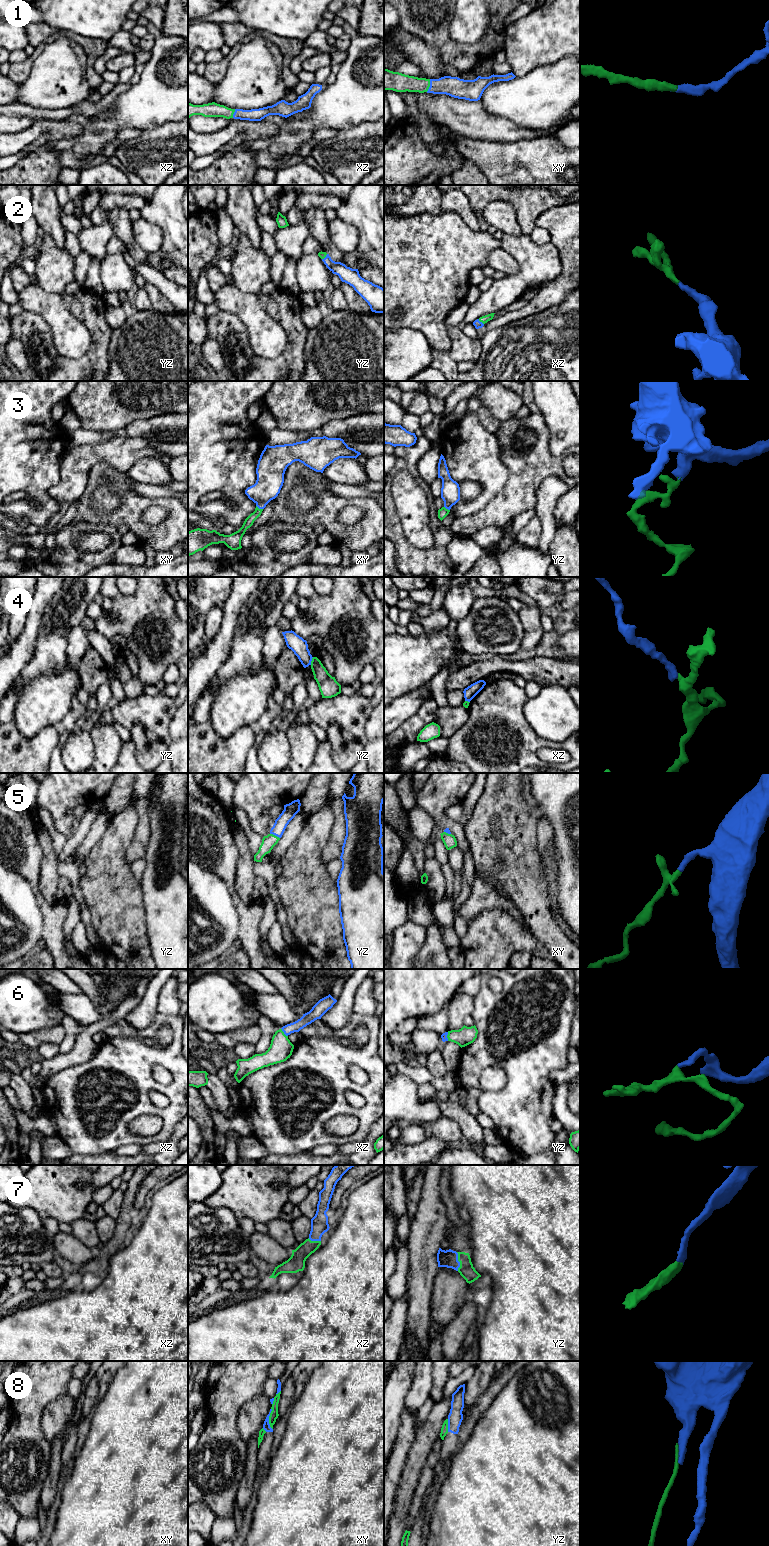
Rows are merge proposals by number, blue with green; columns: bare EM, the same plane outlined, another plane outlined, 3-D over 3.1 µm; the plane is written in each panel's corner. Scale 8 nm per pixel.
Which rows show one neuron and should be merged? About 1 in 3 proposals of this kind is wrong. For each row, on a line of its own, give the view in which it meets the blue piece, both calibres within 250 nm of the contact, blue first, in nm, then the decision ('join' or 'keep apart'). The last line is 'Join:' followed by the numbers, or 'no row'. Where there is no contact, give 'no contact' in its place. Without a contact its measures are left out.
1: contact in xy; calibres 160 and 150 nm; join
2: contact in xz; calibres 60 and 60 nm; join
3: contact in xy; calibres 220 and 70 nm; join
4: contact in yz; calibres 140 and 160 nm; keep apart
5: contact in yz; calibres 110 and 110 nm; join
6: contact in xz; calibres 90 and 180 nm; join
7: contact in yz; calibres 140 and 120 nm; join
8: contact in xy; calibres 60 and 70 nm; keep apart
Join: 1, 2, 3, 5, 6, 7

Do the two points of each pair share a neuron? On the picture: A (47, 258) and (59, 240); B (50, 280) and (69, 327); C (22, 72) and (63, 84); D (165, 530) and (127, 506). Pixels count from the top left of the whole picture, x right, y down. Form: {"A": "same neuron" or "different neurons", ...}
{"A": "different neurons", "B": "different neurons", "C": "different neurons", "D": "same neuron"}

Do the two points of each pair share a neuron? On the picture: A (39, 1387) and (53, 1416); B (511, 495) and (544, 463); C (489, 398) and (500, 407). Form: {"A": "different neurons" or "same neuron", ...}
{"A": "different neurons", "B": "same neuron", "C": "same neuron"}

